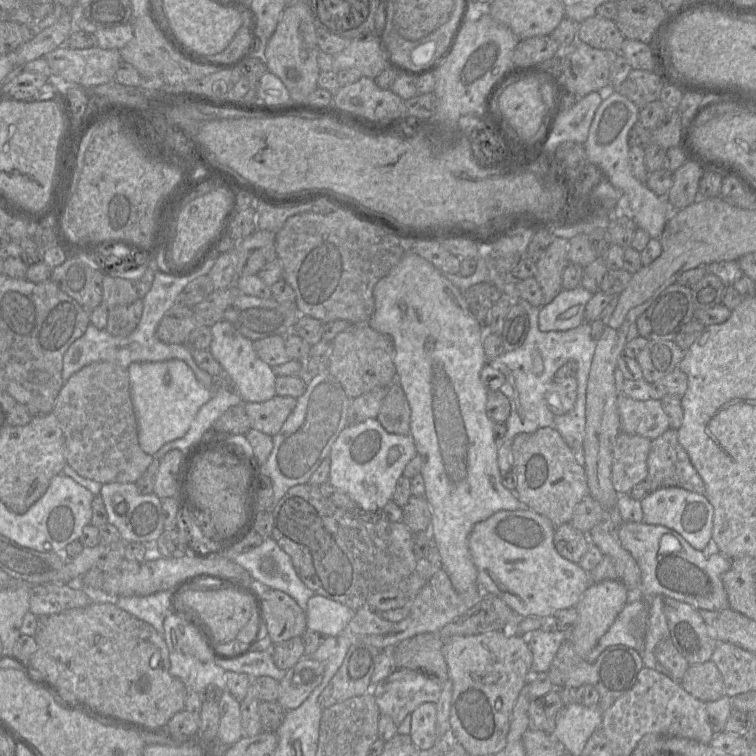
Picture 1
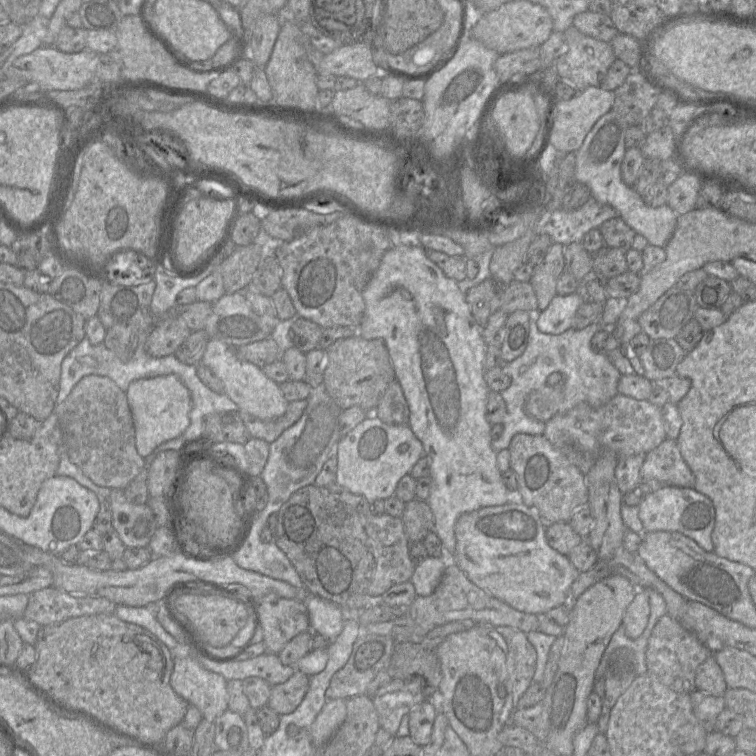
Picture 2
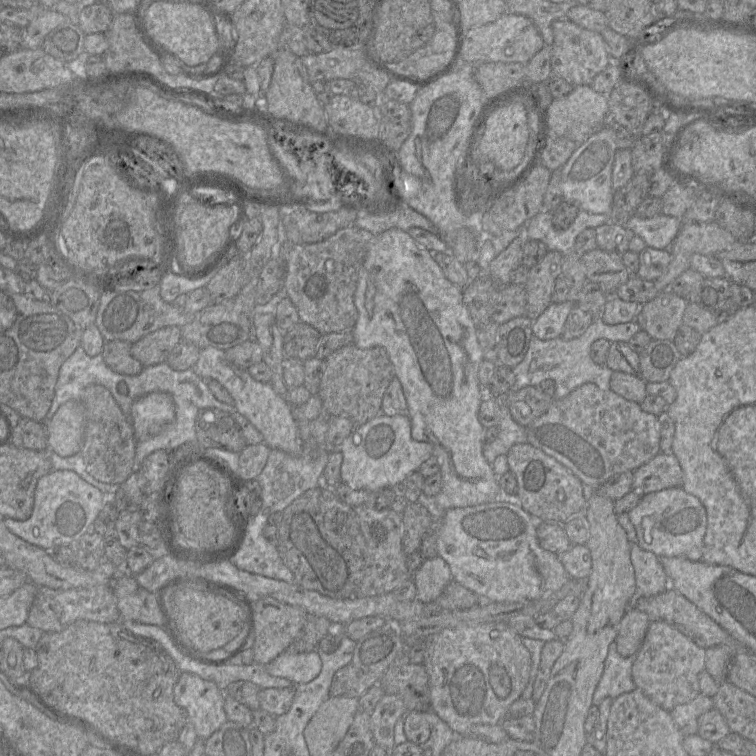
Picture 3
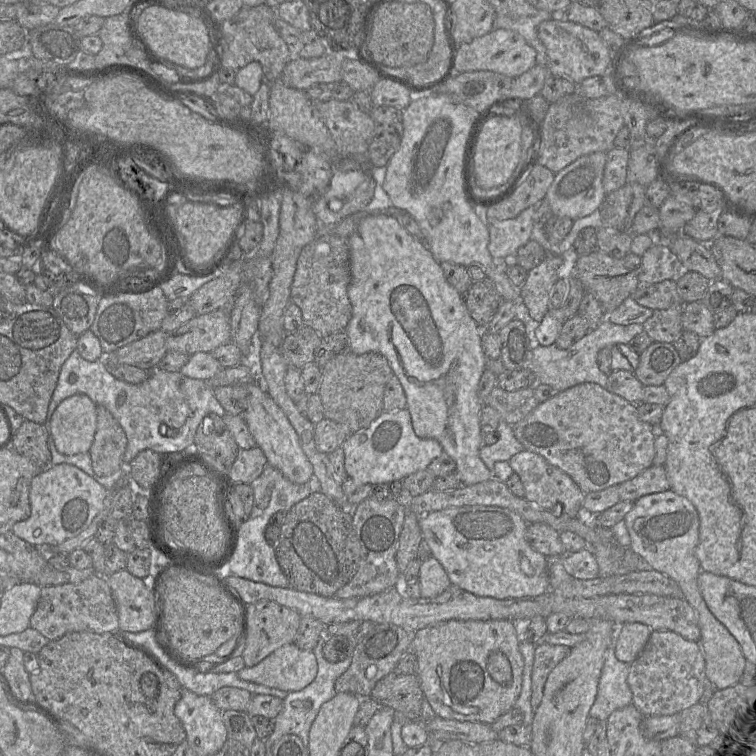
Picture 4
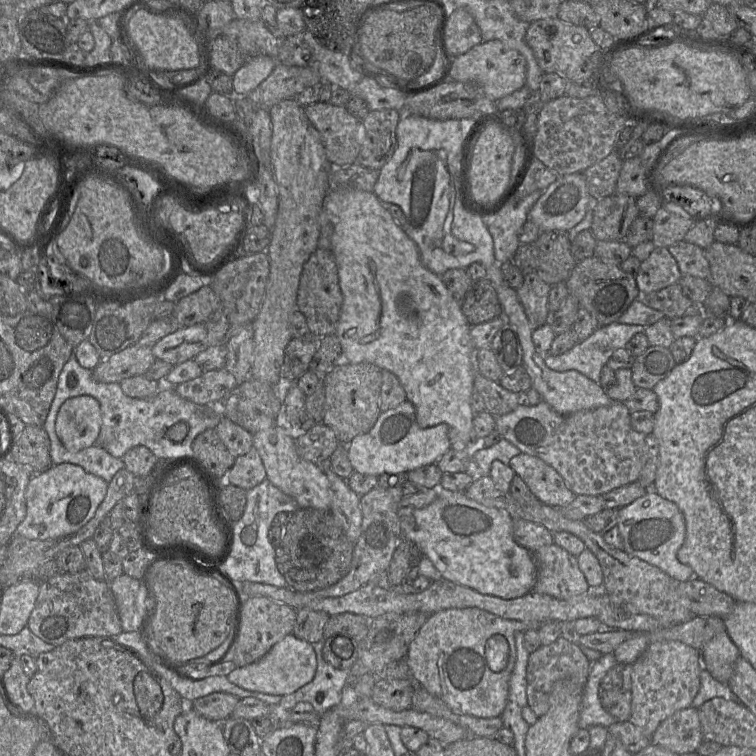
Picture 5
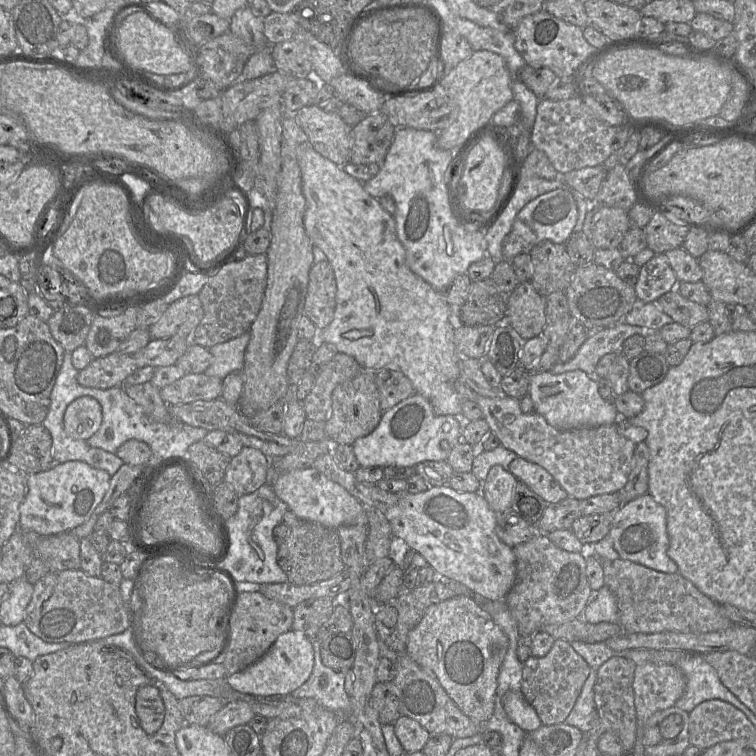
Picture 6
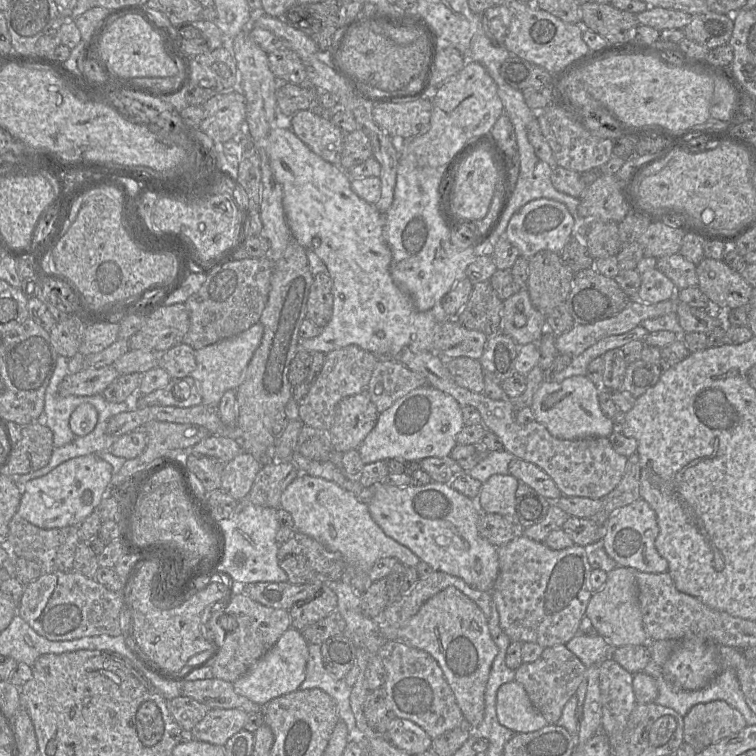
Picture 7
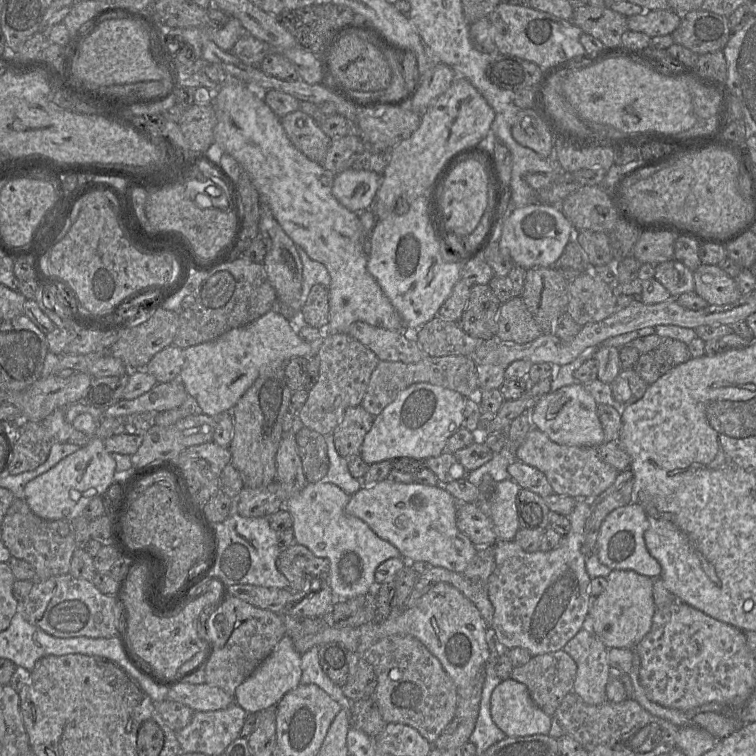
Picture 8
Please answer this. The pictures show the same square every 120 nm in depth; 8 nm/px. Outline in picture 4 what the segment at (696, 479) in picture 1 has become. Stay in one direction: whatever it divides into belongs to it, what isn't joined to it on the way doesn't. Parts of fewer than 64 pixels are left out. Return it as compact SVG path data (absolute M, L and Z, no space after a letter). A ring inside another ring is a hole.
M652 465L639 475L619 485L620 501L634 503L642 496L666 490L670 490L670 483L664 465Z

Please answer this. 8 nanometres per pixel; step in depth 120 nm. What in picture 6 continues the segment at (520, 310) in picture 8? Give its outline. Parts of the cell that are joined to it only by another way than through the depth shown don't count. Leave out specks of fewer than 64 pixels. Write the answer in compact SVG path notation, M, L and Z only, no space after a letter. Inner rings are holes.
M531 281L520 283L507 298L508 324L529 340L540 335L546 324L546 297L541 296Z

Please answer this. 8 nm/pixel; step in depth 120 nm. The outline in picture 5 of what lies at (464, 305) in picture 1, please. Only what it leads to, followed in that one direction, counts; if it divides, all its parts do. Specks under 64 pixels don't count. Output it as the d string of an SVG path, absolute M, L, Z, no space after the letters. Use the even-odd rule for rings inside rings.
M354 188L329 190L320 214L321 235L331 242L343 296L335 334L348 363L371 363L391 371L400 381L416 411L421 428L445 423L449 427L451 449L463 461L470 460L470 450L476 445L473 432L474 413L471 396L474 377L478 372L477 351L473 345L469 324L461 302L447 289L441 276L431 272L421 260L417 244L395 221L389 210L374 194Z

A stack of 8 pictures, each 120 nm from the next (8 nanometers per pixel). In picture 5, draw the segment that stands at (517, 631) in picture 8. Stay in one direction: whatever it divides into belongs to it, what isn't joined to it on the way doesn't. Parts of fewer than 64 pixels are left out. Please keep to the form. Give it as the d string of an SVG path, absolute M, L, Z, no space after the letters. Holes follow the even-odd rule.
M554 543L542 546L532 554L537 568L532 591L557 599L587 593L589 585L574 555Z

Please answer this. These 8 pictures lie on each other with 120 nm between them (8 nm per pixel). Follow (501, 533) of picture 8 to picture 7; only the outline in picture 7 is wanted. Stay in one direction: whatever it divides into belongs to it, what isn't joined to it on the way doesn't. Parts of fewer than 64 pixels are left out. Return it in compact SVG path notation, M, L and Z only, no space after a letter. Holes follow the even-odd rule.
M494 474L482 483L477 497L481 513L497 513L508 521L517 523L515 494L518 480L511 474Z

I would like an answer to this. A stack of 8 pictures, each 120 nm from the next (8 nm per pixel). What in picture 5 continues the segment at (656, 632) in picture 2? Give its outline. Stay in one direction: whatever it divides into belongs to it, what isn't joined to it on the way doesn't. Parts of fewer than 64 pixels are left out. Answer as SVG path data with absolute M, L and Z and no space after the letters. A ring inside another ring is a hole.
M680 641L649 643L644 653L632 665L630 721L648 737L669 716L691 707L700 688L703 669L701 651Z

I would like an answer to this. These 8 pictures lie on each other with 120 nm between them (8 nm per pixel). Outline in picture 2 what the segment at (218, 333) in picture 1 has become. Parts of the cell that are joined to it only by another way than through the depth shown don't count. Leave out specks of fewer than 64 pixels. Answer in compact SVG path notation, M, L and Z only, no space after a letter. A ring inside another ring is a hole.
M210 339L201 364L210 368L224 385L224 393L238 405L239 411L245 411L262 420L281 417L287 410L287 401L280 385L267 377L259 366L245 360L238 352L238 347L228 345L219 339Z

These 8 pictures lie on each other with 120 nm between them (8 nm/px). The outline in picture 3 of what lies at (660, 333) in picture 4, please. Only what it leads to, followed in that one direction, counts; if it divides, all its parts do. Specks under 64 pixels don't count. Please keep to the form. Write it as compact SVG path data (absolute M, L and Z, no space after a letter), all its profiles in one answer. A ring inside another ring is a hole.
M671 290L659 292L658 296L643 304L635 321L640 330L647 332L653 340L673 341L678 329L683 324L683 315L688 302Z

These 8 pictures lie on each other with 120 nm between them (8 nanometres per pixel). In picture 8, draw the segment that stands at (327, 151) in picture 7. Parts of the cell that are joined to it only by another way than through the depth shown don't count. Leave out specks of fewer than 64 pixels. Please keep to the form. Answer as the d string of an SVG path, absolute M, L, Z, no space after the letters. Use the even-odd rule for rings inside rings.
M300 110L280 119L292 144L309 159L323 163L333 139L323 132L320 124Z

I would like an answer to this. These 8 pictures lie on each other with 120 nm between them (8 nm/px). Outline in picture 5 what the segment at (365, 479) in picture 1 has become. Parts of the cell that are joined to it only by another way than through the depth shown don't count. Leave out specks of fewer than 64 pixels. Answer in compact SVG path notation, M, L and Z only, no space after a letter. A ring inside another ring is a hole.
M406 400L398 407L381 412L372 429L357 435L347 445L348 458L355 472L366 475L407 473L425 465L435 464L451 447L449 427L440 423L421 428L414 405Z

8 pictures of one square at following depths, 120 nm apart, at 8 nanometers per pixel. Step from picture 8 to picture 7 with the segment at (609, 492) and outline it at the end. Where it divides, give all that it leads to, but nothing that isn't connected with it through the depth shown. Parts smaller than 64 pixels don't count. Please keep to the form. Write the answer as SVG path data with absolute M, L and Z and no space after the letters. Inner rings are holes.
M636 451L628 458L625 473L619 484L601 499L601 509L590 518L605 526L607 520L618 509L640 499L640 478L640 458Z

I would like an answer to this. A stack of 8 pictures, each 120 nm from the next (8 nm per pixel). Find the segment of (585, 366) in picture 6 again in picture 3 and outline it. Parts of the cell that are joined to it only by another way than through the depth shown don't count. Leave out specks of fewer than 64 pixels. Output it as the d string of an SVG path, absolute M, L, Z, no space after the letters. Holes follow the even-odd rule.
M595 319L583 335L571 340L564 340L562 337L541 340L532 335L525 358L512 368L516 381L510 391L517 392L527 386L538 386L546 379L552 379L555 382L554 400L566 397L586 383L593 383L601 390L610 390L610 380L613 371L606 364L599 365L592 360L590 356L591 345L598 339L606 339L610 343L628 343L639 331L640 326L636 321L607 325L602 319Z

